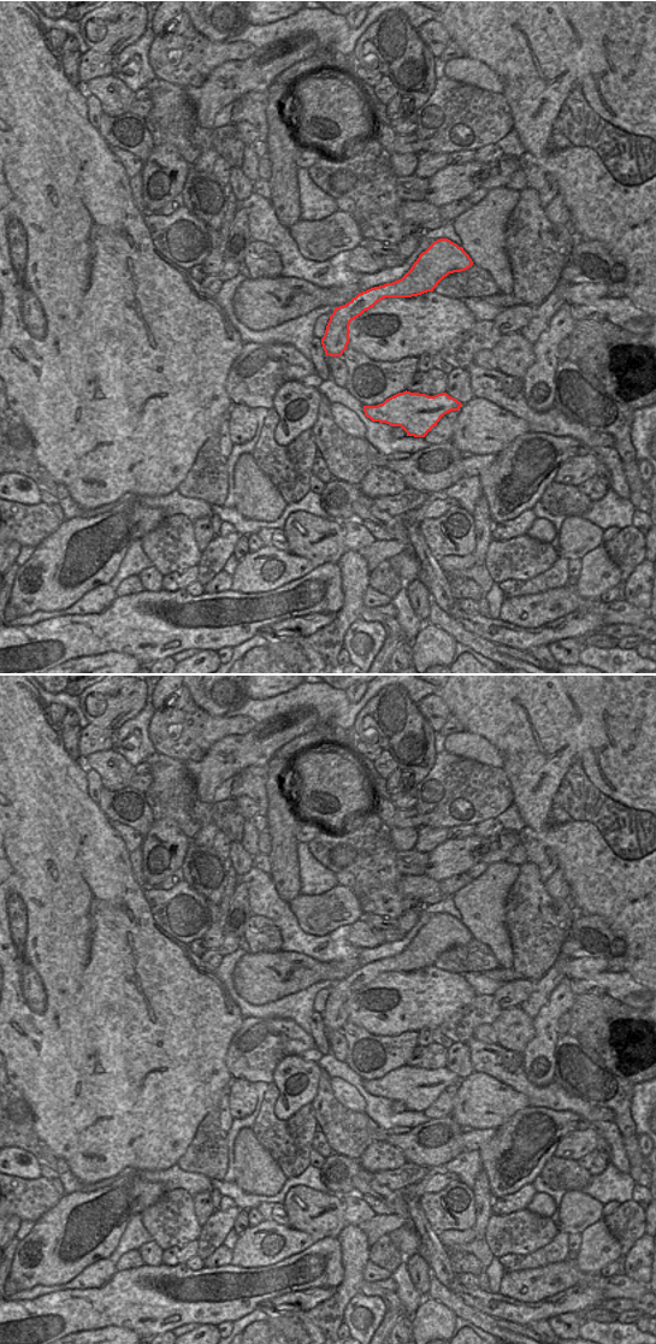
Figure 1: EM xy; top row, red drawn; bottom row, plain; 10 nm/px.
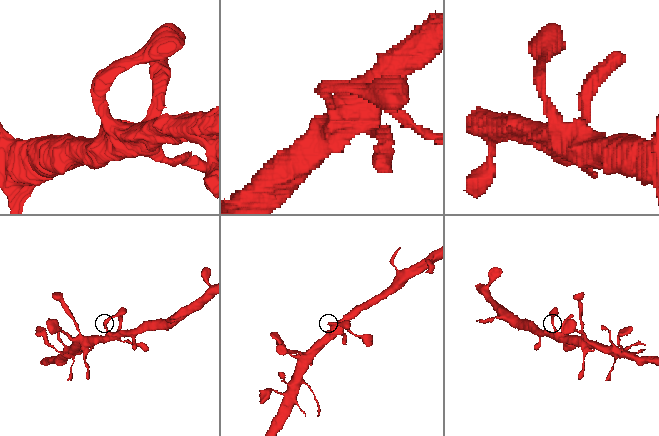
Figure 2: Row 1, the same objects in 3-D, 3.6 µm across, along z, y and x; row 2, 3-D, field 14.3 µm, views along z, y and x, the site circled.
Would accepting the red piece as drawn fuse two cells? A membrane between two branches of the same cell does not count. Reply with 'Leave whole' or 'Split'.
Leave whole

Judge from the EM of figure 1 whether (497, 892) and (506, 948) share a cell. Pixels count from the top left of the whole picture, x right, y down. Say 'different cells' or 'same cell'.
same cell

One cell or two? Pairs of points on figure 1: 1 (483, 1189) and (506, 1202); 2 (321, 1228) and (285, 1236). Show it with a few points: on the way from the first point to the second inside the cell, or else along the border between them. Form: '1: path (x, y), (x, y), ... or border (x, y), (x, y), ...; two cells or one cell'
1: border (495, 1198), (491, 1213); two cells
2: border (289, 1225), (308, 1233), (314, 1242); two cells

